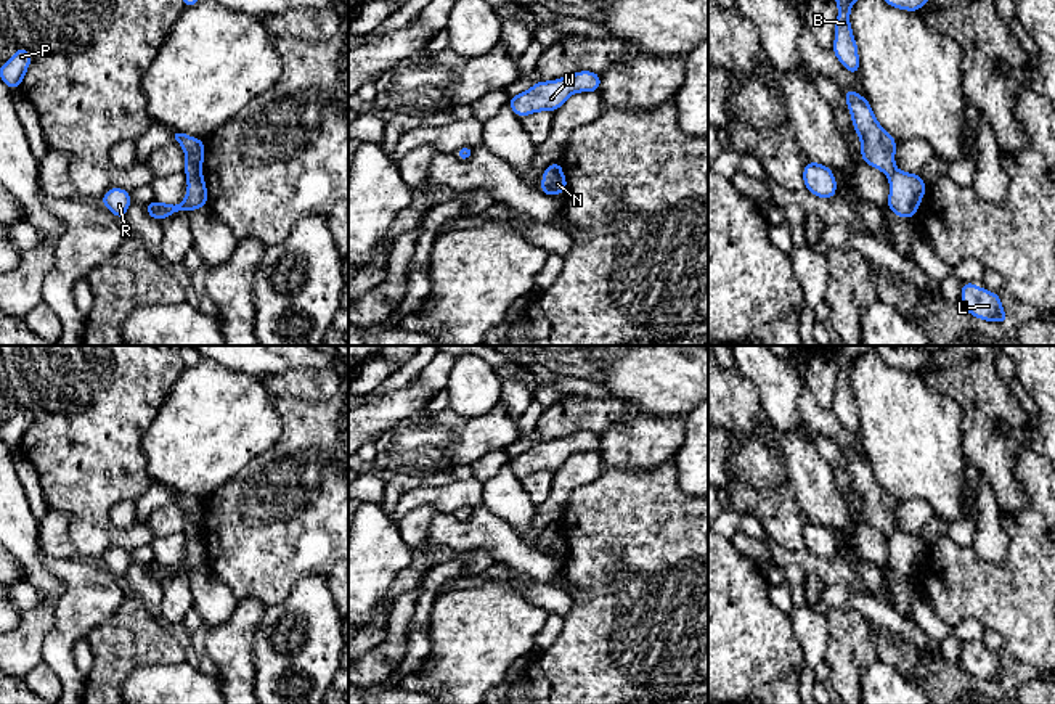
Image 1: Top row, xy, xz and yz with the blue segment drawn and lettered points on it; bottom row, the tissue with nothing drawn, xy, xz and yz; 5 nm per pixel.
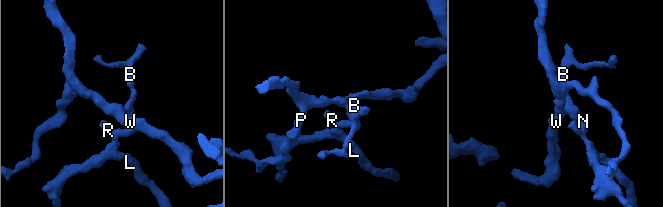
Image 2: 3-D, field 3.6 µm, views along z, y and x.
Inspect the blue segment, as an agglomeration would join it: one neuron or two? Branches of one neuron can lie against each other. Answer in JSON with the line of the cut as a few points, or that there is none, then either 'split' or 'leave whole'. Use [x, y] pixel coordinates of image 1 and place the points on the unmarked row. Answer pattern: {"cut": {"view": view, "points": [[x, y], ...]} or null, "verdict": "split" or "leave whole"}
{"cut": {"view": "xy", "points": [[185, 531], [201, 534]]}, "verdict": "split"}

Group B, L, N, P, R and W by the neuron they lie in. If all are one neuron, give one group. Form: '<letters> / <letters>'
B P W / L N R

